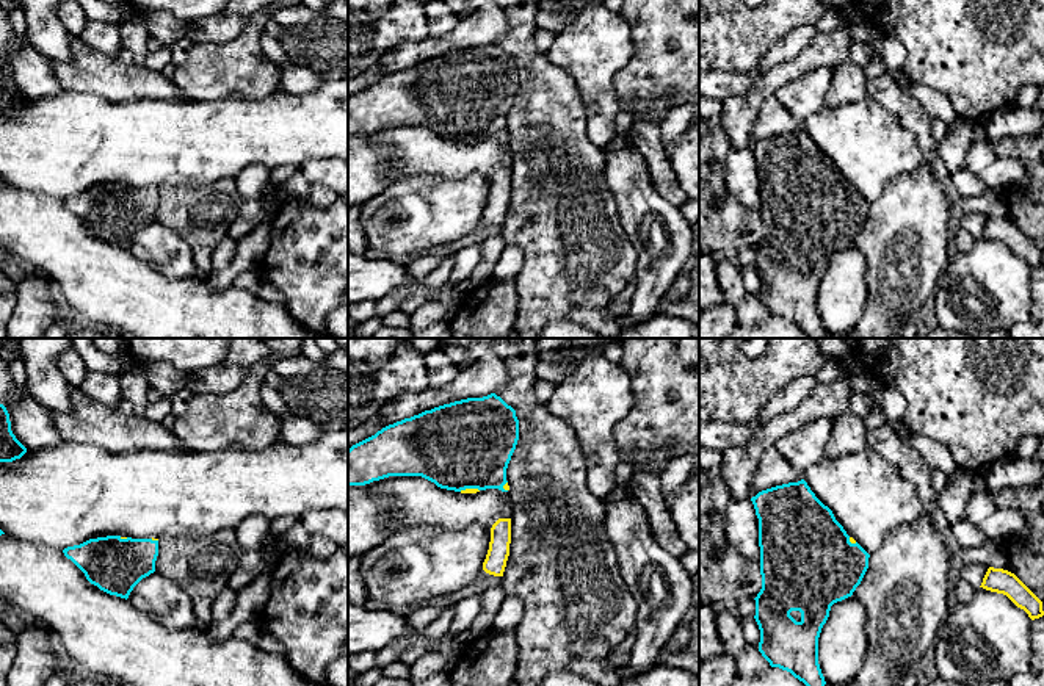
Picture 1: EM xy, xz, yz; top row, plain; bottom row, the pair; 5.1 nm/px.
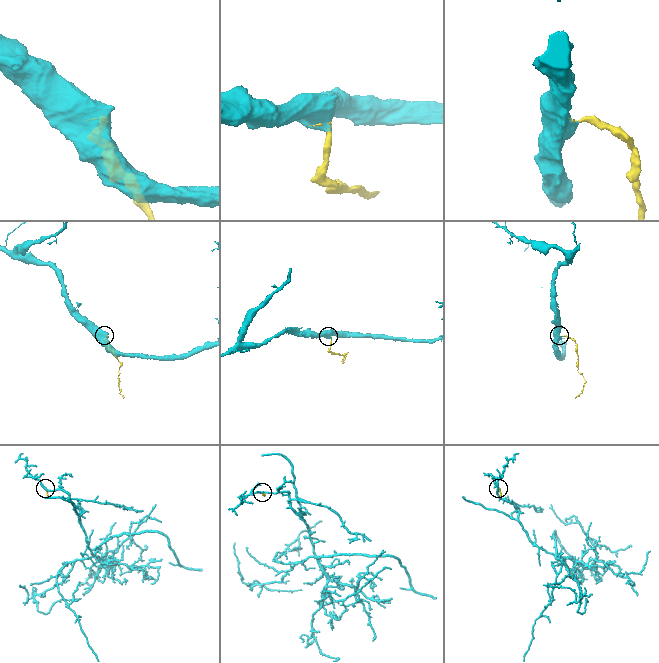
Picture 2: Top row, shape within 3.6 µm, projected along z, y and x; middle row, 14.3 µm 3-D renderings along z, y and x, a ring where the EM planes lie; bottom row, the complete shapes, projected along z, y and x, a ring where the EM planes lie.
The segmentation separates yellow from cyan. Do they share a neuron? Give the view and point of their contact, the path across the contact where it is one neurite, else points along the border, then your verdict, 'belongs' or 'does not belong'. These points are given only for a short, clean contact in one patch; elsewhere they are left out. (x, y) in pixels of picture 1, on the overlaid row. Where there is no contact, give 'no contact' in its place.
xz (469, 489) | across xz (467, 491), (469, 489), (467, 444) | belongs

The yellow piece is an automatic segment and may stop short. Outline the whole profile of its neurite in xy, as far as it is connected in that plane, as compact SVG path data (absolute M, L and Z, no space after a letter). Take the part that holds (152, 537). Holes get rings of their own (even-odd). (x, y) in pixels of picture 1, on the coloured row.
M107 536L63 550L100 590L129 598L133 587L155 572L158 539Z

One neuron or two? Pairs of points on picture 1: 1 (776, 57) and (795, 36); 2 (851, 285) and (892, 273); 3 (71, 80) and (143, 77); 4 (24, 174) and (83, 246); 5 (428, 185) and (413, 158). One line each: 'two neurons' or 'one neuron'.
1: one neuron
2: two neurons
3: one neuron
4: two neurons
5: two neurons

